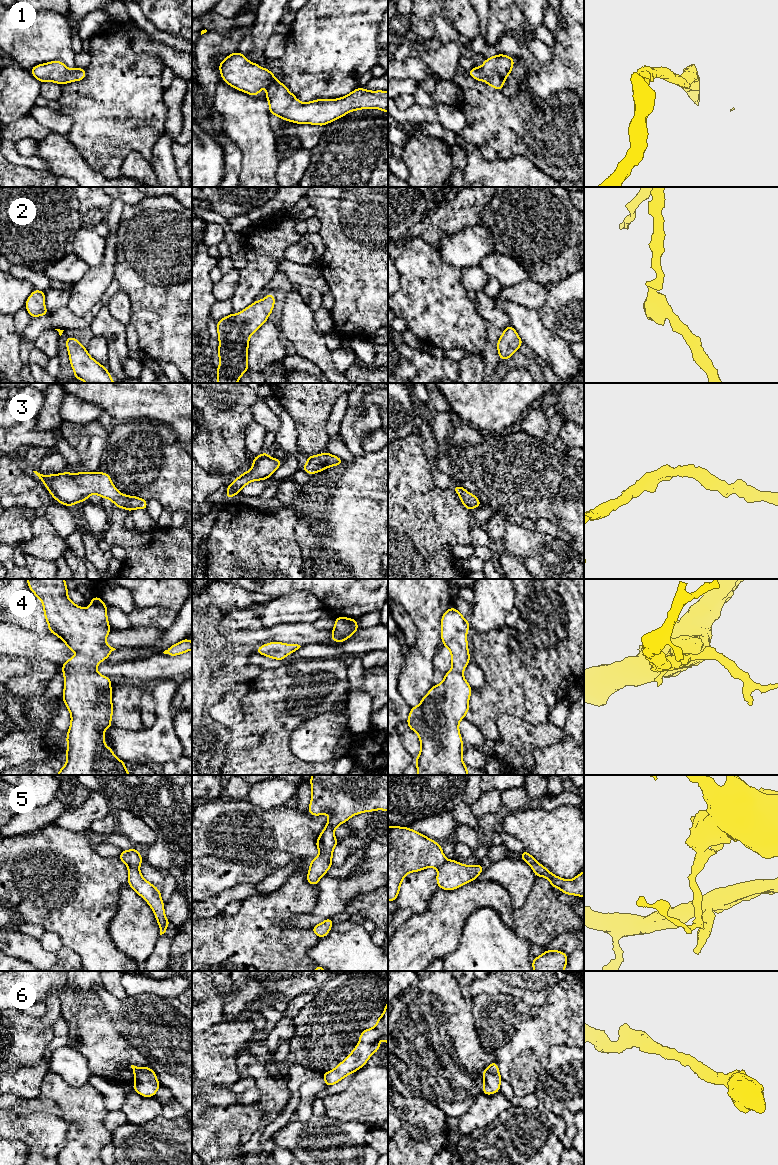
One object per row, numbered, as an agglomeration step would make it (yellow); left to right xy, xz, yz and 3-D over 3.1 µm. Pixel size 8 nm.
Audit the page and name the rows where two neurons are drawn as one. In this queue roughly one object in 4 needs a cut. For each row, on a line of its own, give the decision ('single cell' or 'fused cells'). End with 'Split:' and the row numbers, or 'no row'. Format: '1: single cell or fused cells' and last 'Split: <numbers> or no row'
1: single cell
2: single cell
3: single cell
4: single cell
5: fused cells
6: single cell
Split: 5

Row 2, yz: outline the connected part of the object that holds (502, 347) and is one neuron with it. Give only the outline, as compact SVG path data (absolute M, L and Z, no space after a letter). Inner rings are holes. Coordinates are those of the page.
M509 324L497 341L497 351L501 360L507 360L524 344L516 330Z

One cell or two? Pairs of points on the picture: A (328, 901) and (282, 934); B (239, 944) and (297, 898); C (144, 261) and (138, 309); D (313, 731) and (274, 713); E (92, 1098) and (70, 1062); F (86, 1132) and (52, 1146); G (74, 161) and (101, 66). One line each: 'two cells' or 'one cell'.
A: two cells
B: one cell
C: one cell
D: two cells
E: two cells
F: two cells
G: two cells

